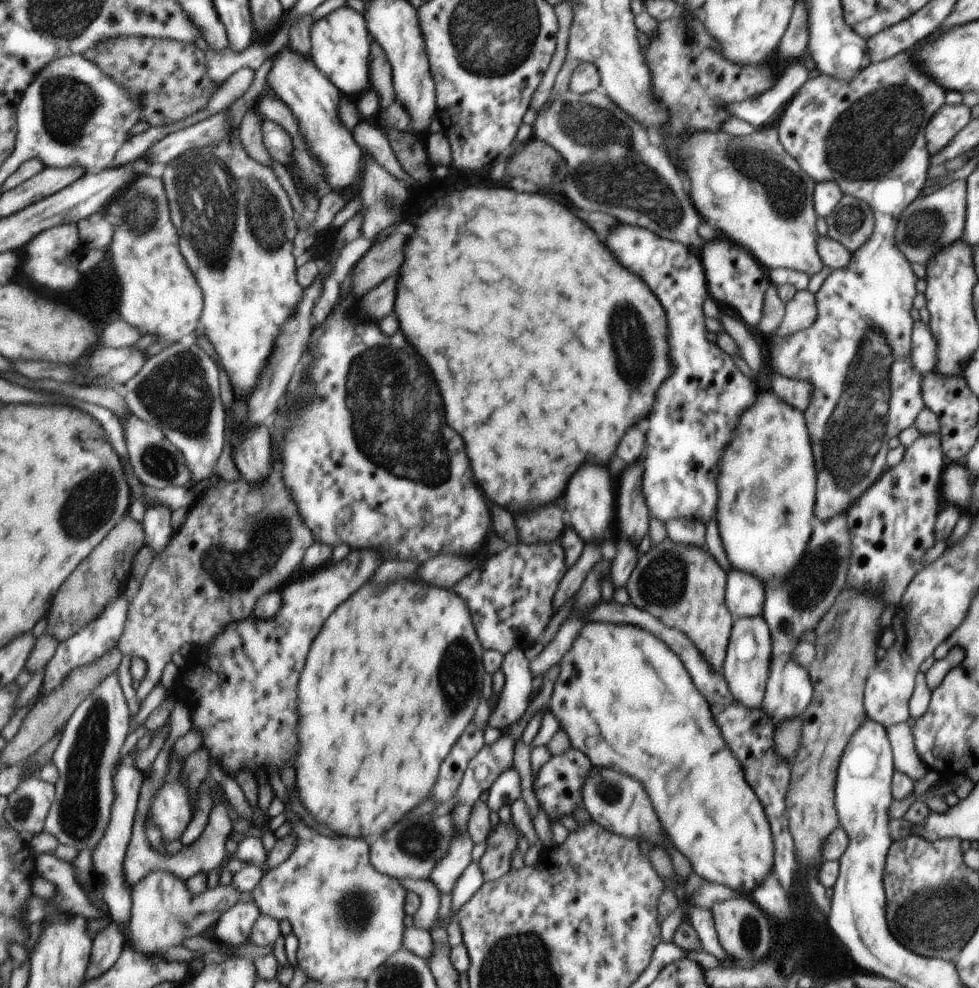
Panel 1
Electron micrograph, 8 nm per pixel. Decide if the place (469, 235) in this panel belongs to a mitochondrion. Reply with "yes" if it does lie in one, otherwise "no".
no

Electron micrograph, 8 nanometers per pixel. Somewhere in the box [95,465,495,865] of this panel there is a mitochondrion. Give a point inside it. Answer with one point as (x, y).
(232, 573)

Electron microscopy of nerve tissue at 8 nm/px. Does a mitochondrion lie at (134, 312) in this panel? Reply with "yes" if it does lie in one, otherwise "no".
no

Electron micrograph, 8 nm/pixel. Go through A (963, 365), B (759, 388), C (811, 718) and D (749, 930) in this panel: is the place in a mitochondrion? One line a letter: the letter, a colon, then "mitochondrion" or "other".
A: other
B: other
C: other
D: mitochondrion

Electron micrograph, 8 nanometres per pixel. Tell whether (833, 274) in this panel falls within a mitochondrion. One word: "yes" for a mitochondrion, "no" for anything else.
no

